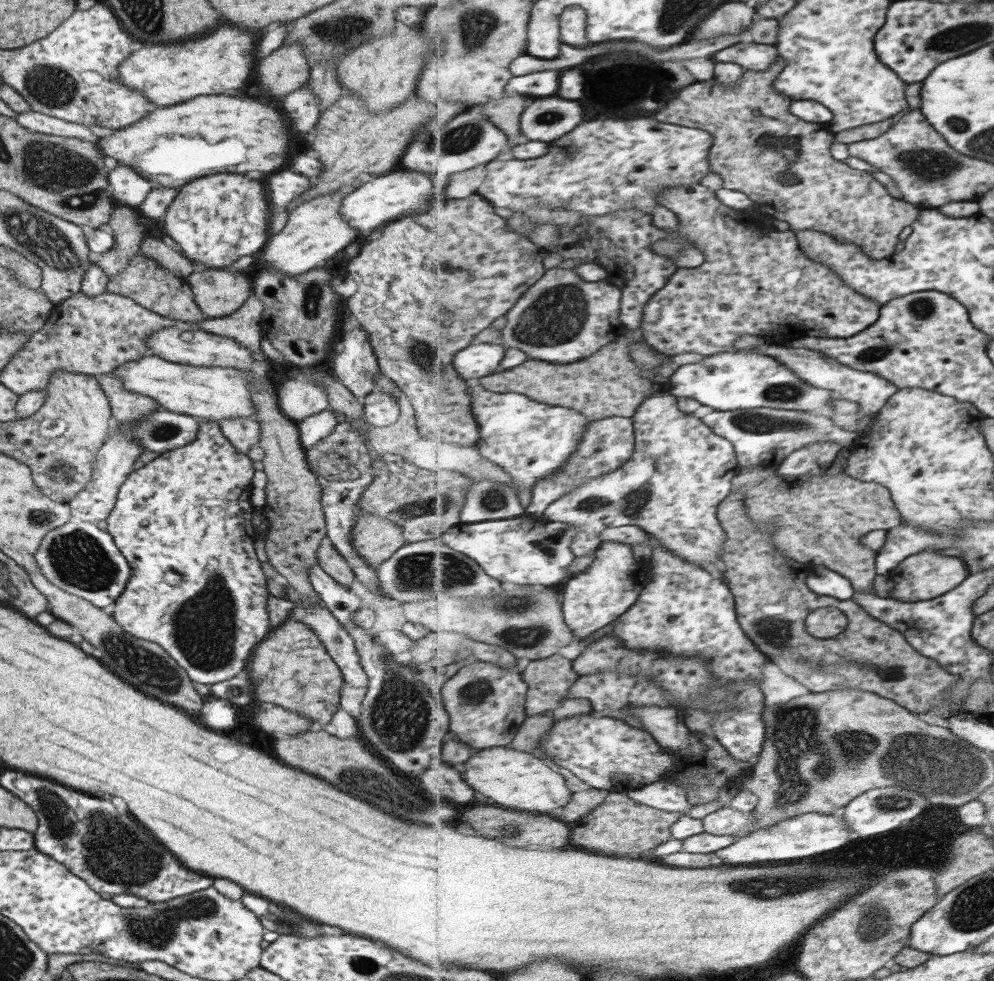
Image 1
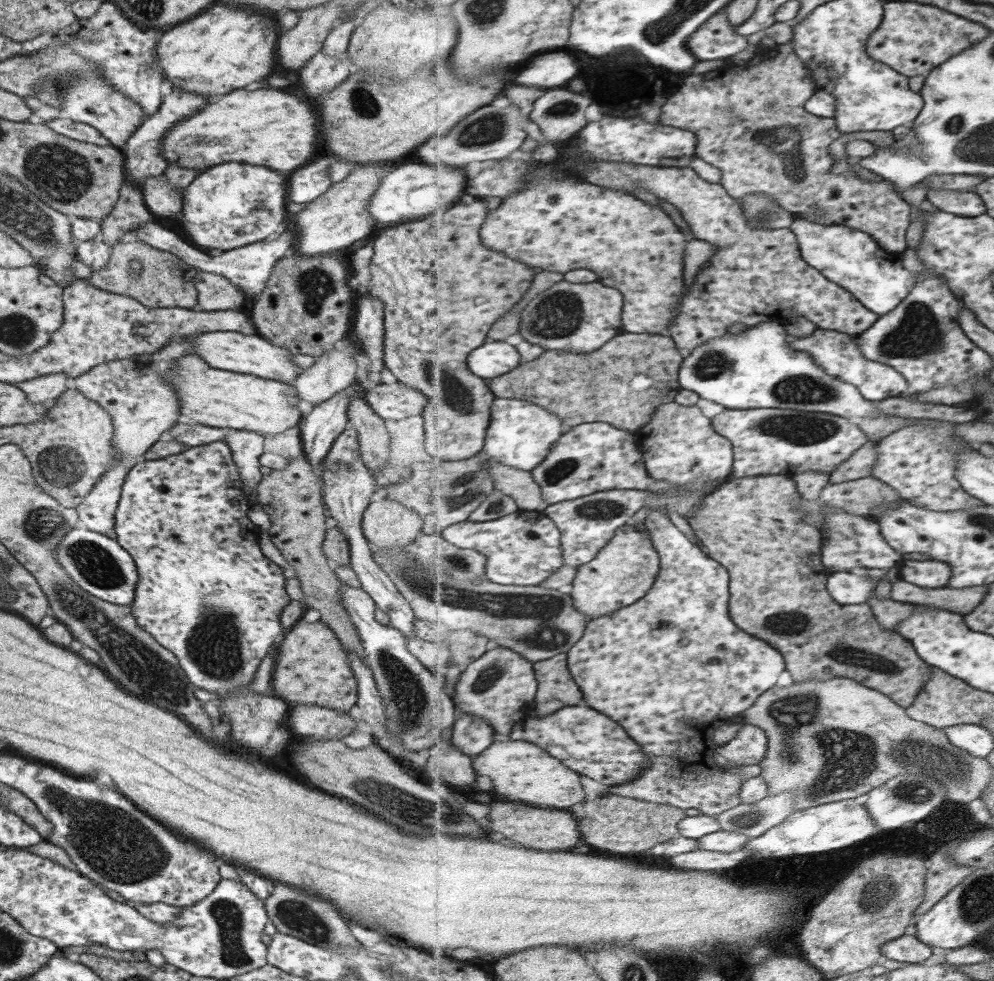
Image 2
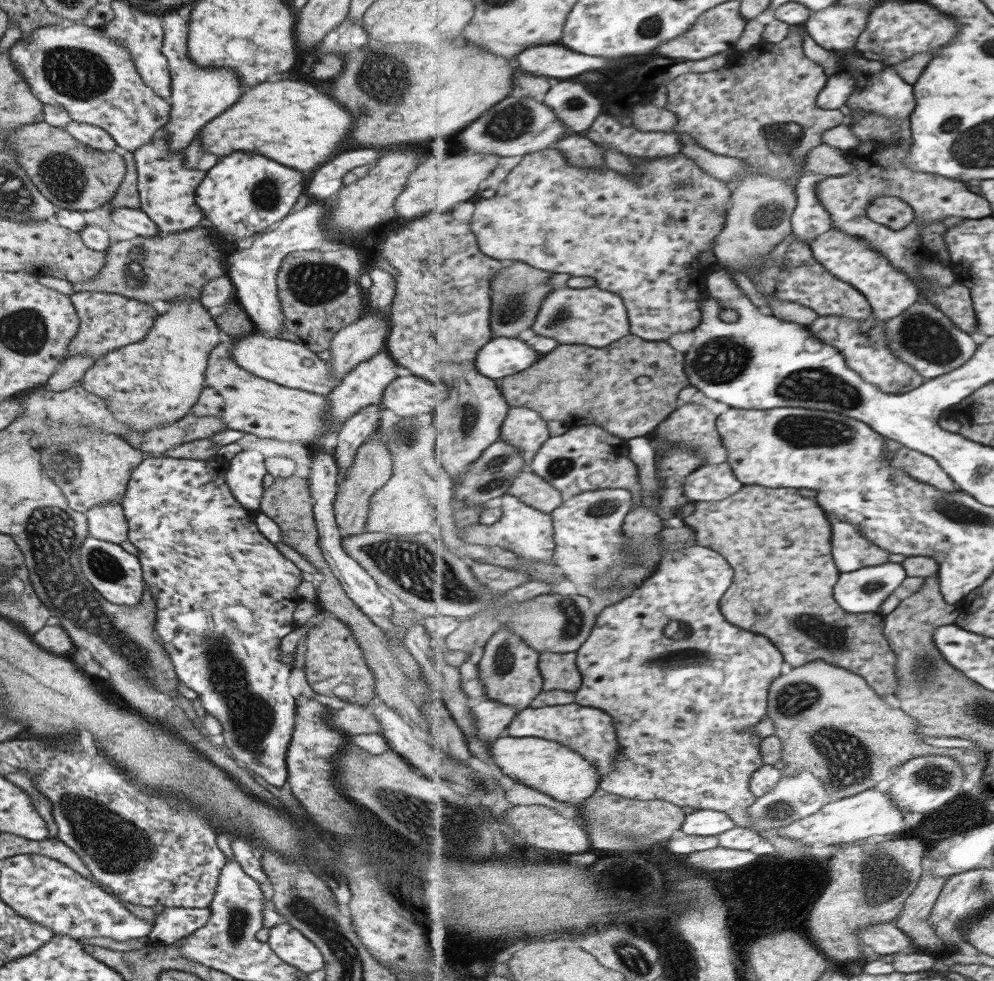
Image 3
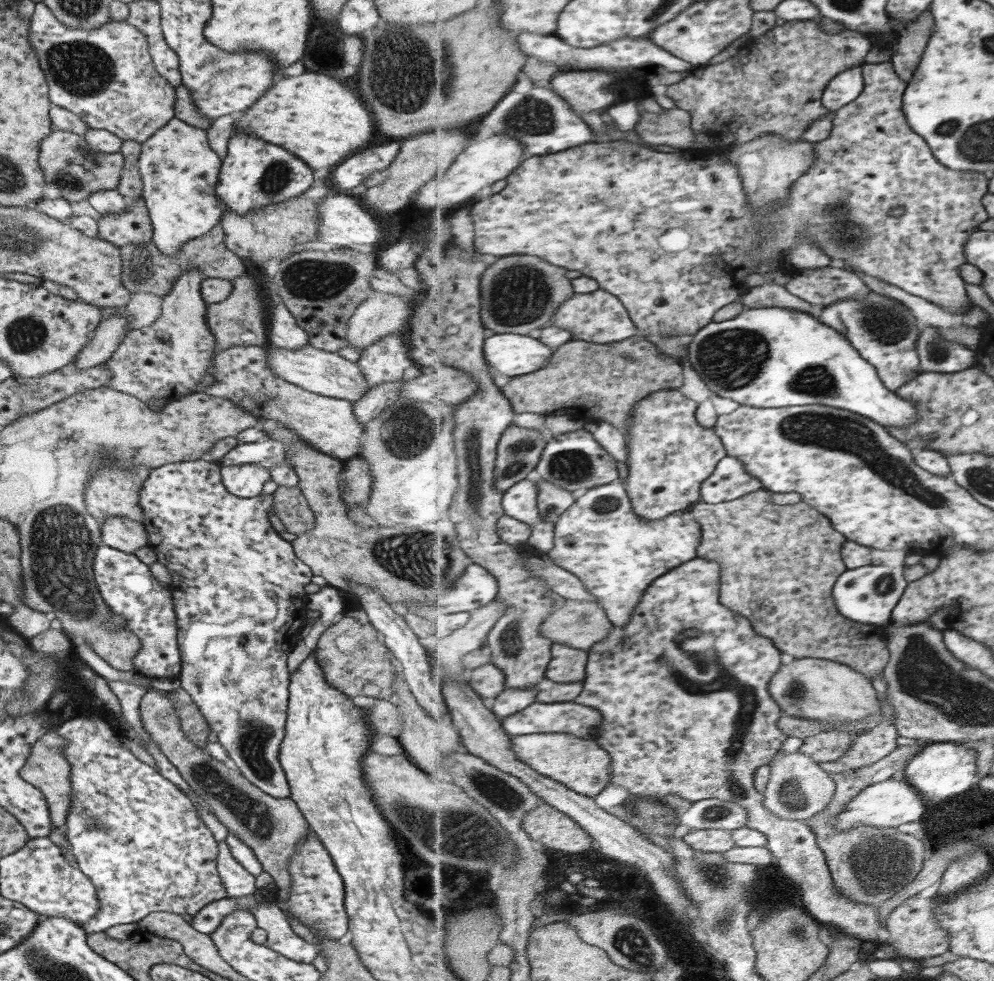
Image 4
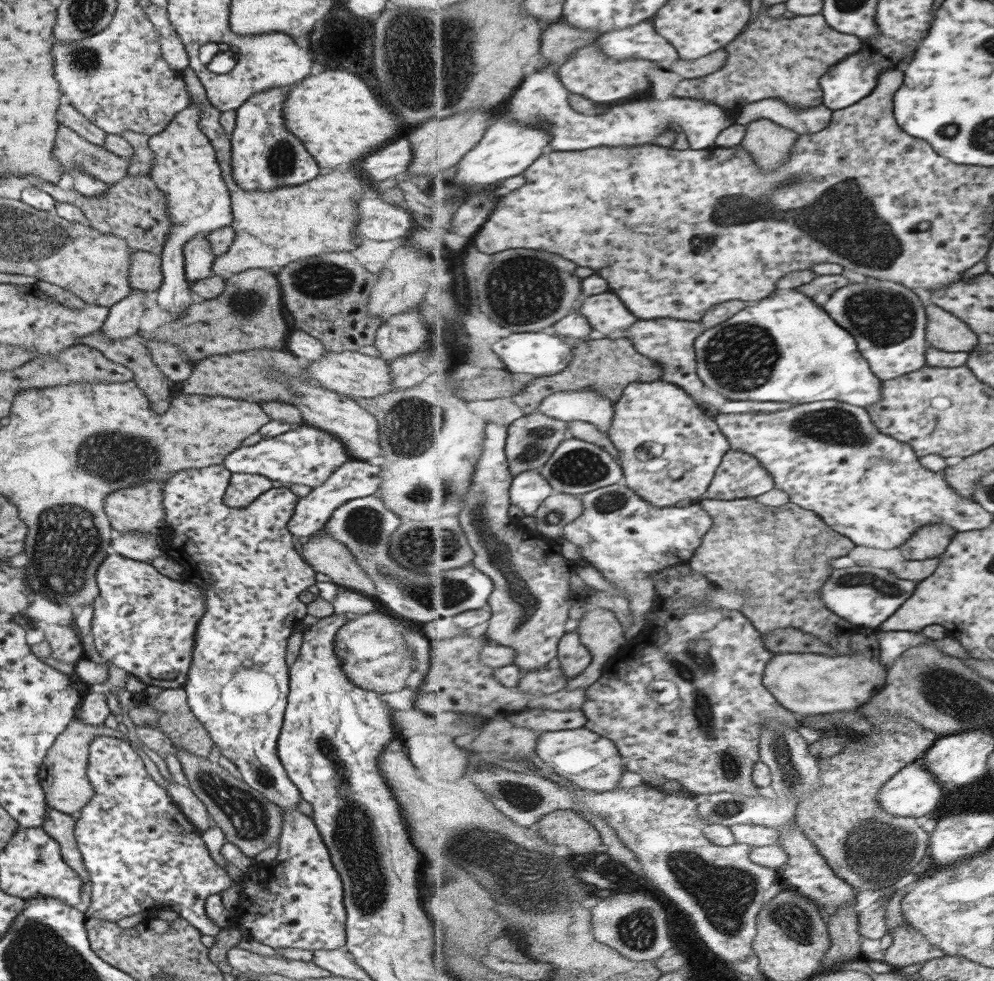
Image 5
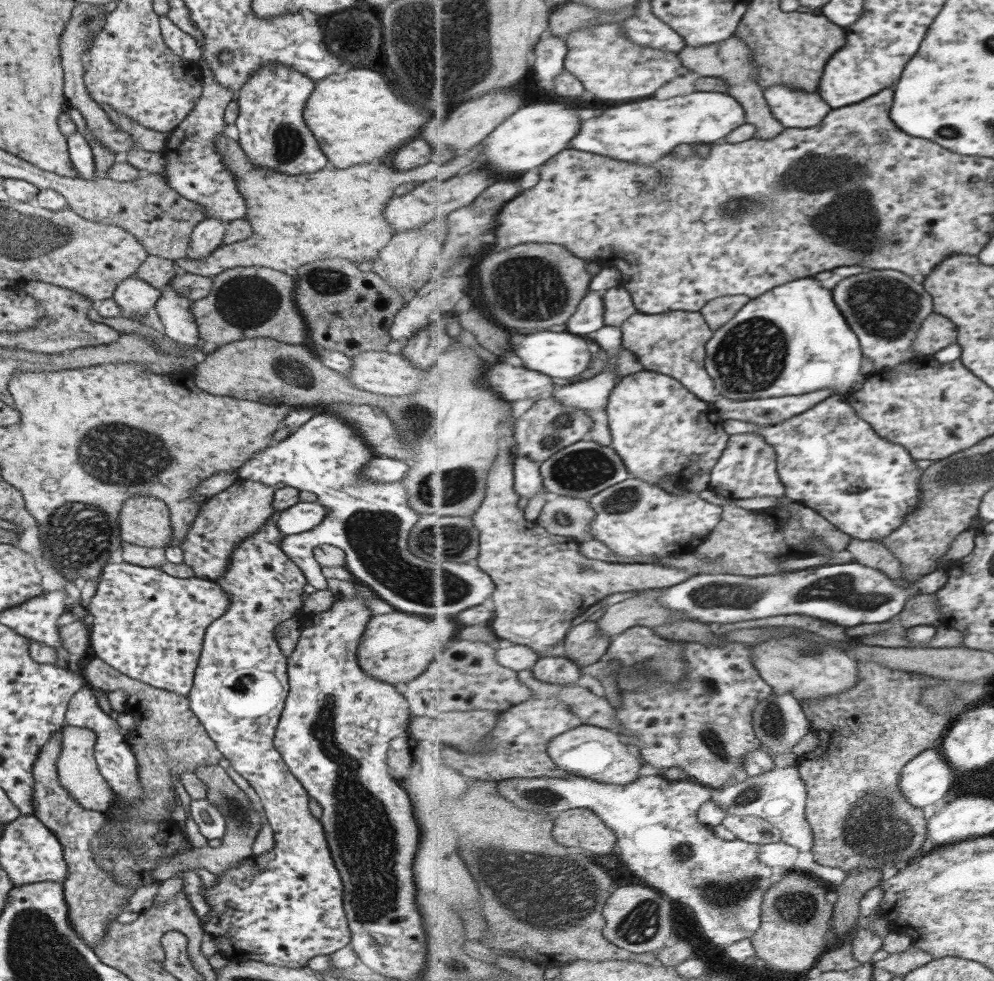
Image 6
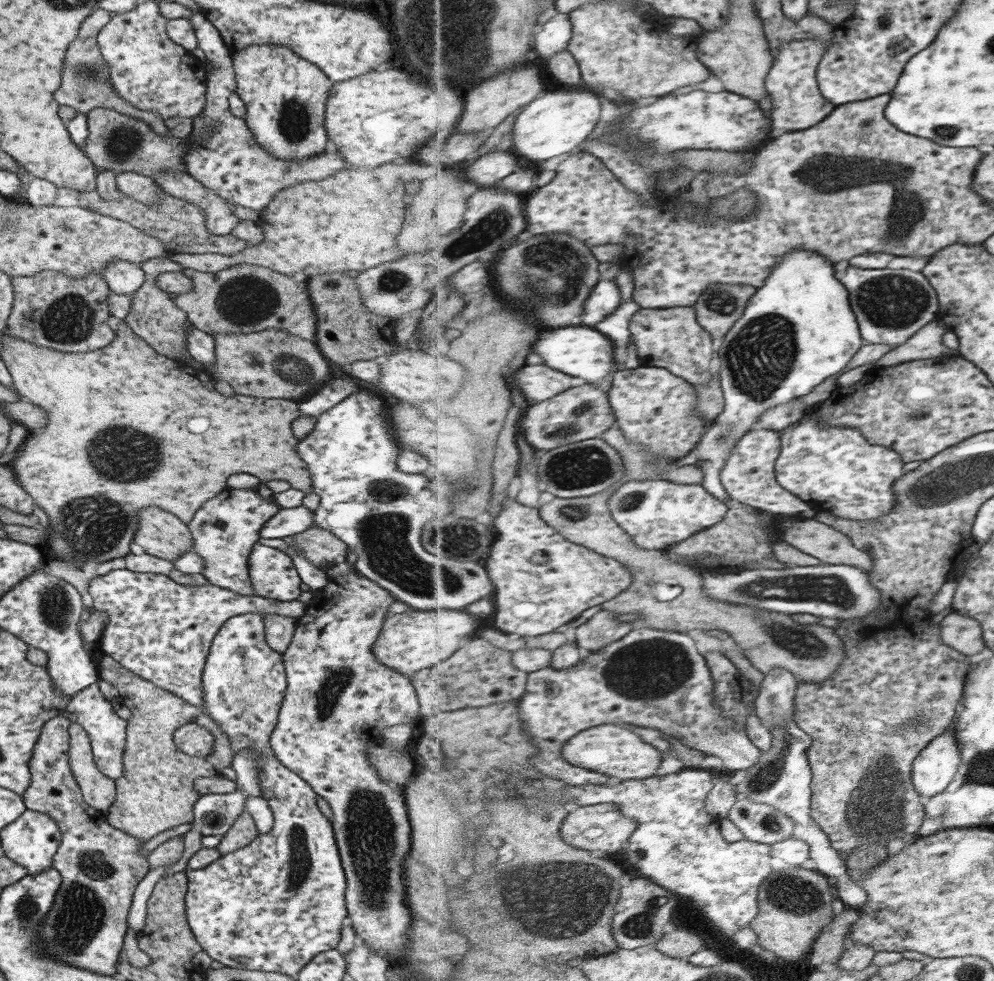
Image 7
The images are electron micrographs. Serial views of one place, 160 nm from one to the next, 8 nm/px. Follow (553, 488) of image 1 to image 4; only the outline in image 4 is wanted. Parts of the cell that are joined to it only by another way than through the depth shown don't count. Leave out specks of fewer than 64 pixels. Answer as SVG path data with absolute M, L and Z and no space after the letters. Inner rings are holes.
M583 428L564 435L548 437L548 446L546 446L544 454L542 454L536 472L541 479L565 490L575 492L575 490L581 490L581 488L589 490L618 482L621 472L617 468L617 462L612 453L607 452L597 442L593 433ZM727 455L702 484L702 500L711 504L741 498L764 488L761 480L746 471L742 462Z

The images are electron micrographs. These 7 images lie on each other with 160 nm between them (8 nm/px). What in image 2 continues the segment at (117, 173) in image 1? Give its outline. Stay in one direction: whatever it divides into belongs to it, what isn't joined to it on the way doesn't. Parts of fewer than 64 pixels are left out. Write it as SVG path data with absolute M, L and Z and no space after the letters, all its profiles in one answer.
M171 84L164 86L161 97L161 104L157 112L147 116L141 123L141 126L138 126L132 136L126 140L126 145L118 148L124 158L123 182L127 180L129 184L133 184L138 189L141 188L141 184L143 184L145 178L159 176L168 167L168 162L162 155L161 150L164 134L176 122L195 114L211 99L211 97L203 95L194 95L193 93L173 87Z

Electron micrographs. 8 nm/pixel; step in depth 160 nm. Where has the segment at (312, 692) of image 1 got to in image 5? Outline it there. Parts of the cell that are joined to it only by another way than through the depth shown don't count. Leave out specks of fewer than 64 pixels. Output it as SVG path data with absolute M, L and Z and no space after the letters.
M379 611L361 614L359 618L349 619L336 632L334 651L341 663L341 670L349 682L361 690L375 694L397 692L412 683L413 653L404 641L406 627L414 627L403 619Z

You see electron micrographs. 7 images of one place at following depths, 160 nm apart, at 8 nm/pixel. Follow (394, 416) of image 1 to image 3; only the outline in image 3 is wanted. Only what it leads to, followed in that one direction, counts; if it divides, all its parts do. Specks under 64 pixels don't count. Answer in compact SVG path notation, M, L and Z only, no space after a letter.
M415 375L395 377L384 389L378 403L382 409L391 410L399 418L429 413L435 403L443 403L449 398L447 383L430 383Z

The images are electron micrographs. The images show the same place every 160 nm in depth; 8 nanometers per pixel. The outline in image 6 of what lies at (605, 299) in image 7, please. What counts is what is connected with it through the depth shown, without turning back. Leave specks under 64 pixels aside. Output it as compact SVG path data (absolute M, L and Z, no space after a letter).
M590 290L577 313L569 319L567 330L578 335L586 336L605 327L604 293Z

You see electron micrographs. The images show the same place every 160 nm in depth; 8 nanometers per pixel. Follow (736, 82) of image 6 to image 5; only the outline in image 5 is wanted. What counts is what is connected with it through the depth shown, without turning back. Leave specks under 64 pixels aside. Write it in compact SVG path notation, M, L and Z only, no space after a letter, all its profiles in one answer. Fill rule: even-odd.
M722 48L695 60L679 59L673 63L673 72L685 79L702 78L721 71L726 66L729 51ZM757 119L746 125L741 146L748 148L757 164L767 172L780 169L792 155L799 133L769 119Z

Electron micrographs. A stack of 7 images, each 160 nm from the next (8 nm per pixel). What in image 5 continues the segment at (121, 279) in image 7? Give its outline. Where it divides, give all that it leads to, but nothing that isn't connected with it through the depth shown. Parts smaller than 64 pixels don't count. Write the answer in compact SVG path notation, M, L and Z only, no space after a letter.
M131 288L121 300L115 301L109 308L108 314L100 329L109 340L135 338L139 327L139 319L143 313L146 292Z

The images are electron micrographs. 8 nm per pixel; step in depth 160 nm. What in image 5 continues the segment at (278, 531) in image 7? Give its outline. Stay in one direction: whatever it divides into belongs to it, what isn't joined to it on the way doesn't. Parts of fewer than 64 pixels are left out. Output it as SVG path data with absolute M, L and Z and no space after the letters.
M350 460L340 466L325 482L308 490L295 503L292 514L288 517L286 527L289 533L298 537L309 537L320 530L338 506L346 500L372 495L380 485L382 478L378 475L380 468L365 461Z

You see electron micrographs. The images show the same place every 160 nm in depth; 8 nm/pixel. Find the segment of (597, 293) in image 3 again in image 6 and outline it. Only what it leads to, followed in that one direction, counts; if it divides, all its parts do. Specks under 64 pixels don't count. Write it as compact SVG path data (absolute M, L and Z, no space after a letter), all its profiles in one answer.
M625 282L609 289L604 293L605 299L605 326L622 327L627 320L638 312L638 308L632 299L632 294Z

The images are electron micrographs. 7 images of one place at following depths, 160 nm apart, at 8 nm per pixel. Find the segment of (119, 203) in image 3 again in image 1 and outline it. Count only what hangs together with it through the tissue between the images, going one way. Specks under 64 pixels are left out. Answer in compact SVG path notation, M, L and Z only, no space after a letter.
M116 206L106 225L113 236L113 248L105 254L96 256L101 270L109 280L114 274L121 272L126 262L138 253L139 245L145 237L145 229L141 224L142 218L136 208Z

